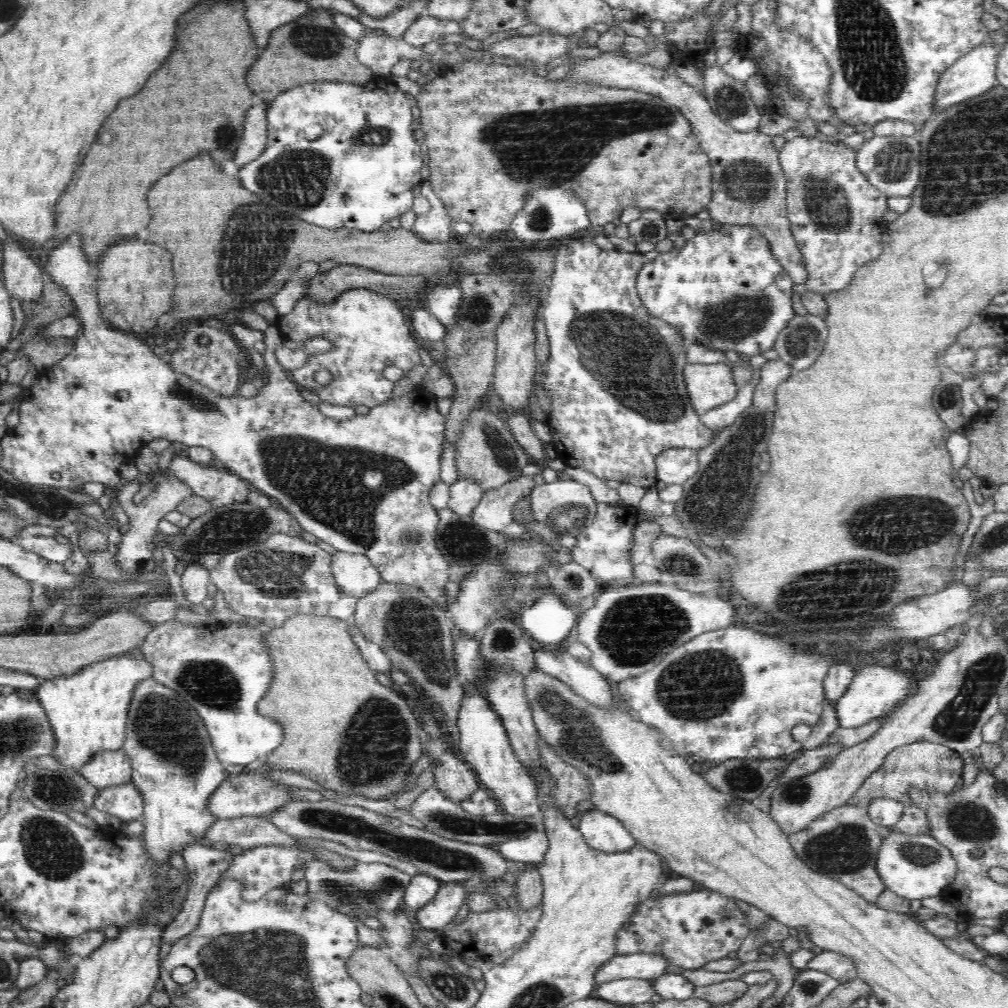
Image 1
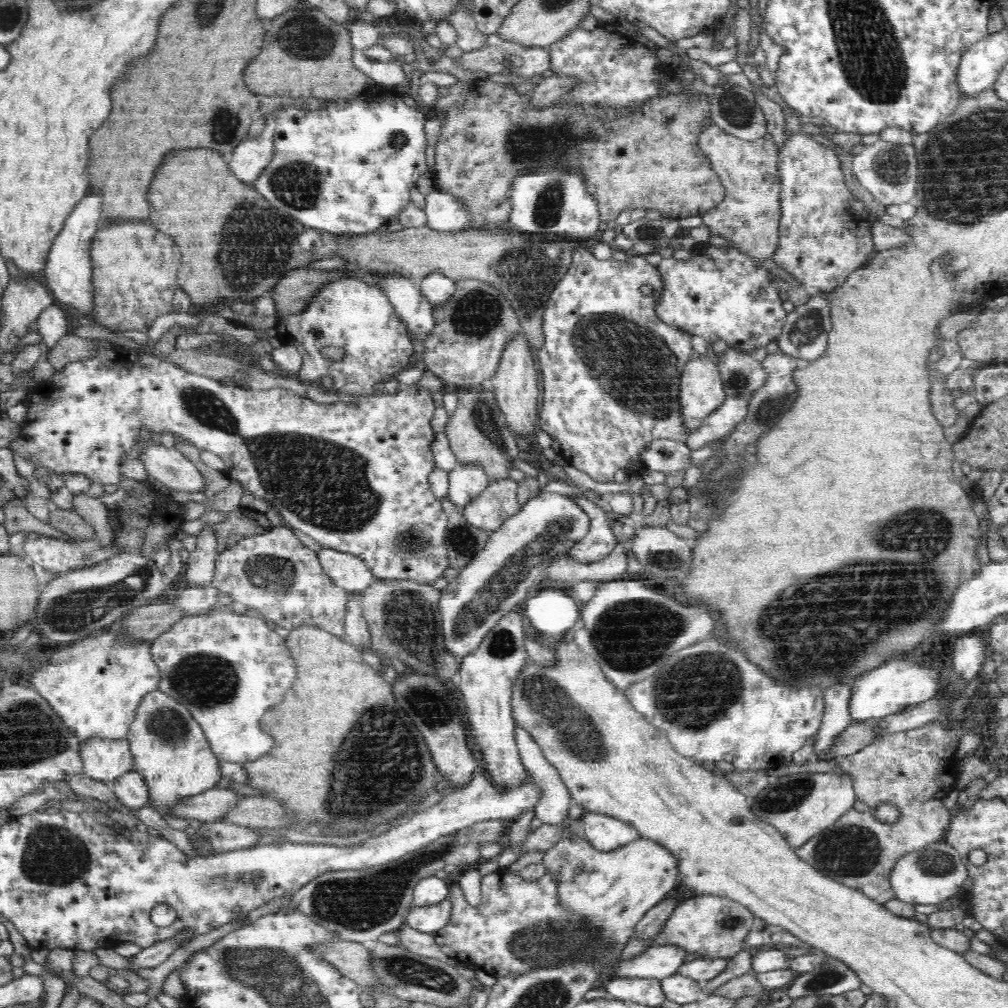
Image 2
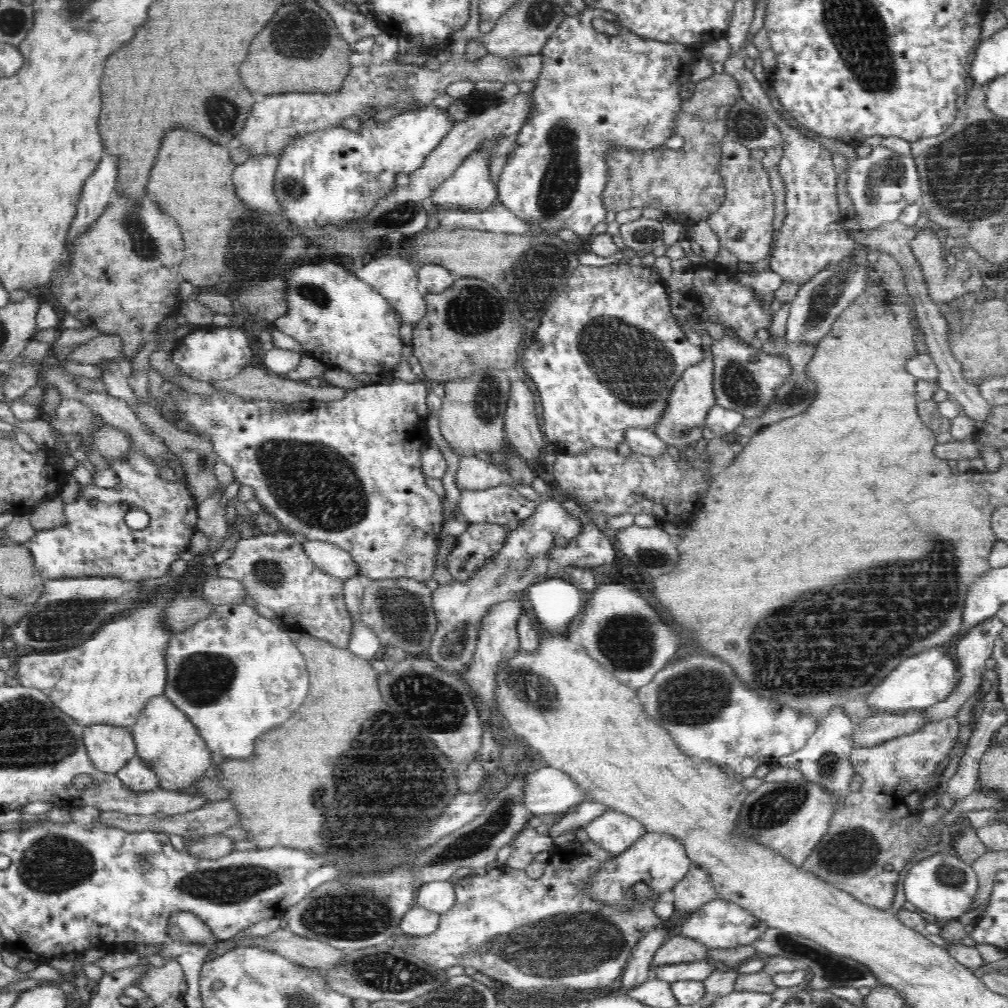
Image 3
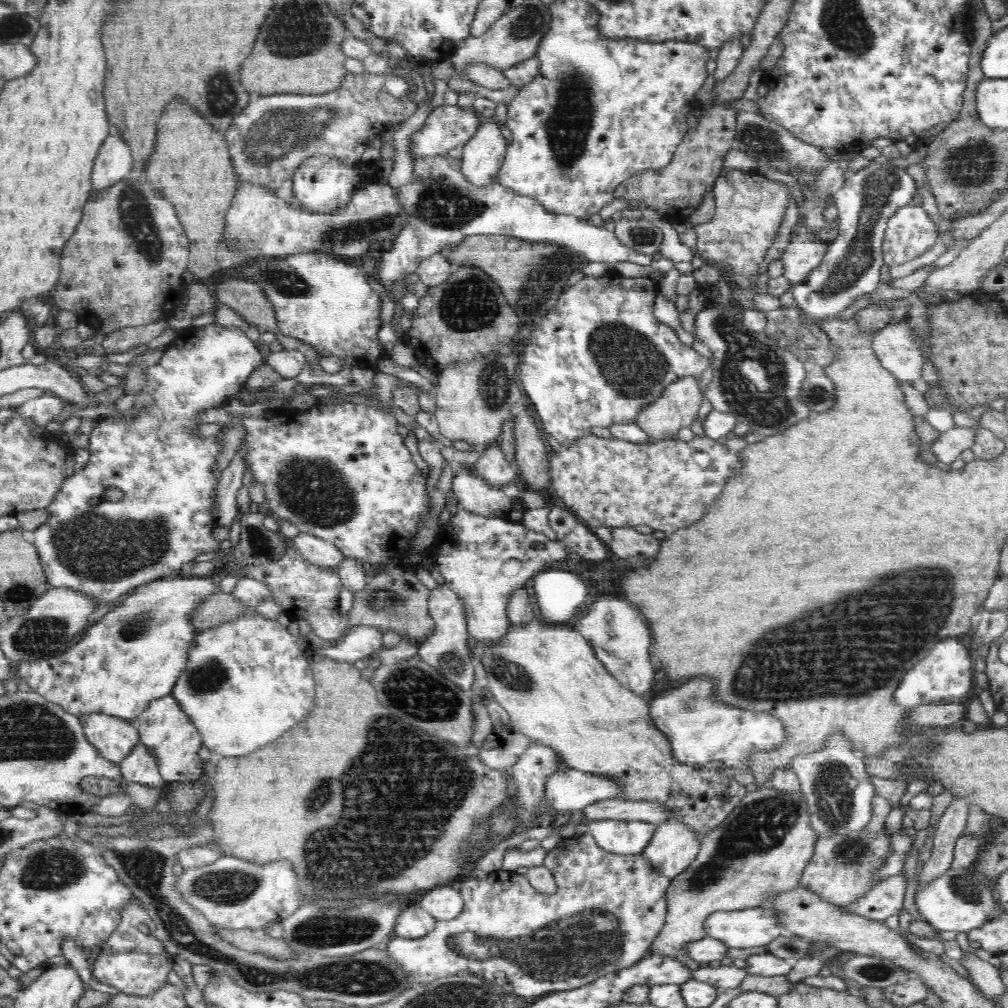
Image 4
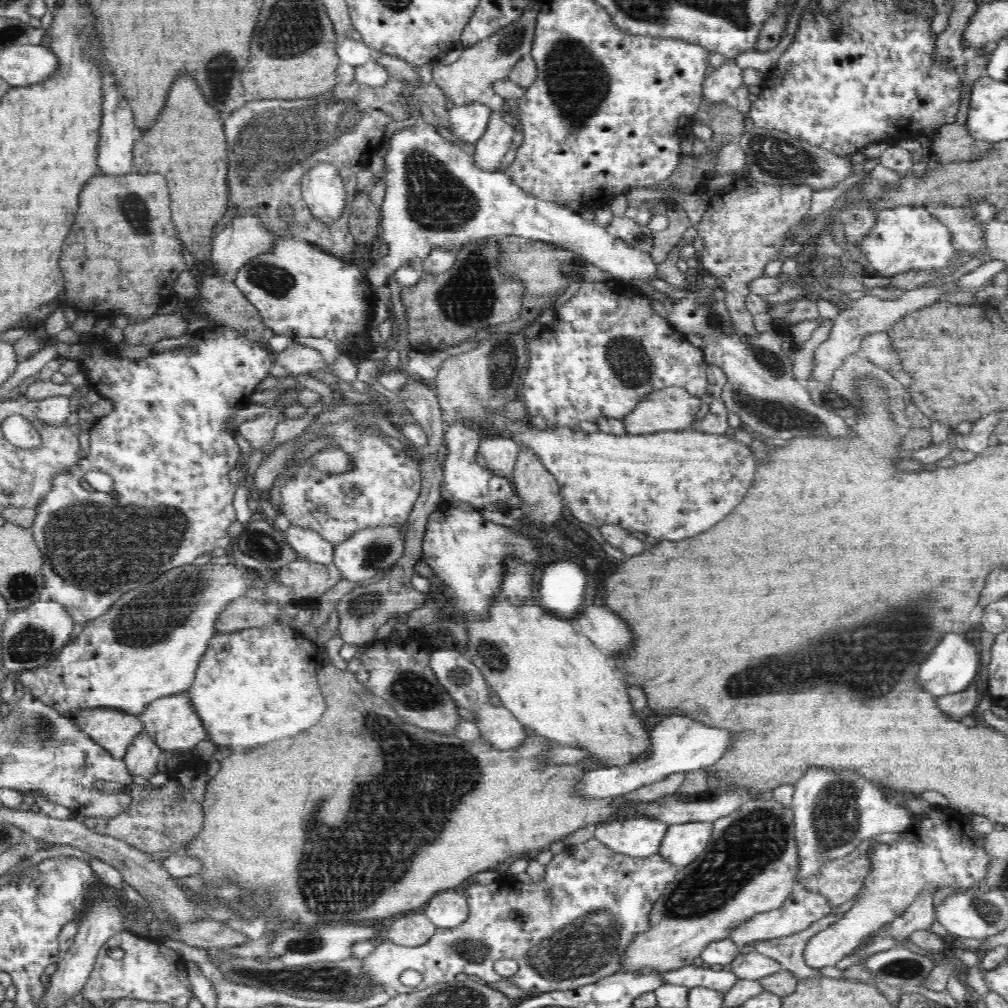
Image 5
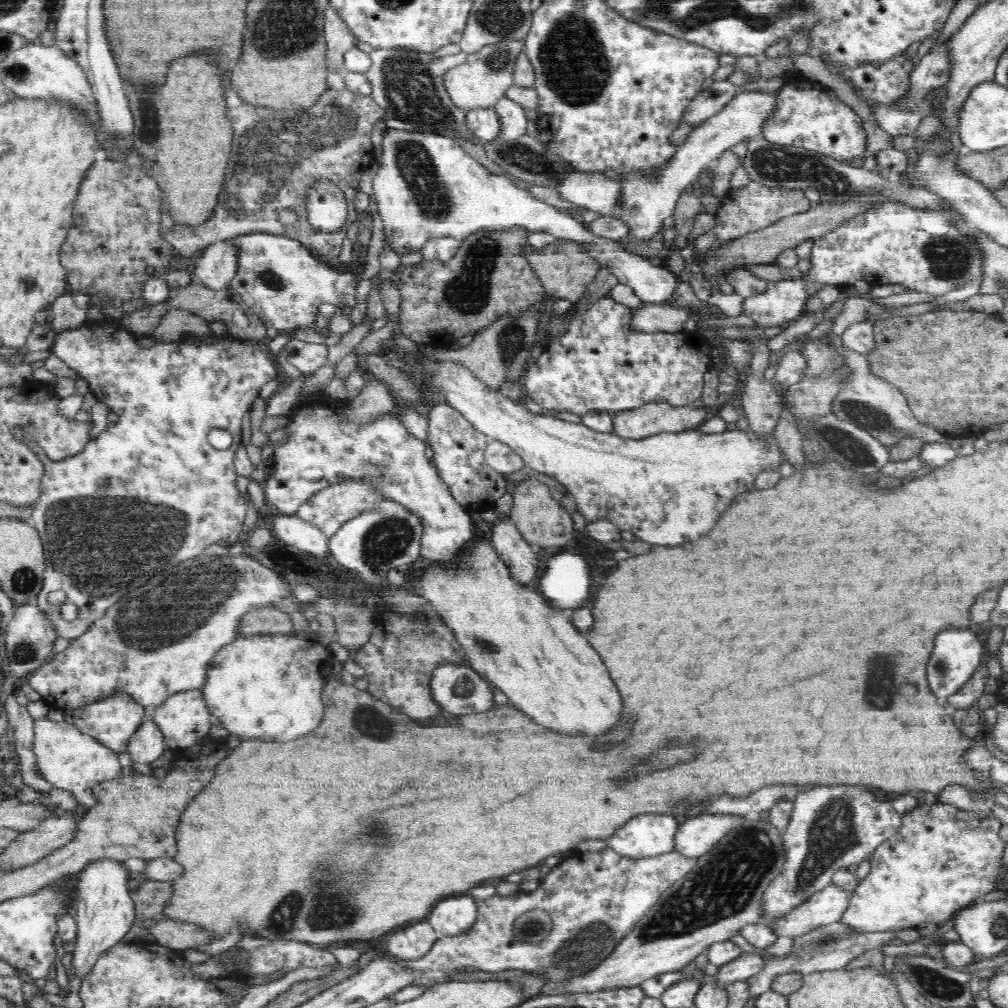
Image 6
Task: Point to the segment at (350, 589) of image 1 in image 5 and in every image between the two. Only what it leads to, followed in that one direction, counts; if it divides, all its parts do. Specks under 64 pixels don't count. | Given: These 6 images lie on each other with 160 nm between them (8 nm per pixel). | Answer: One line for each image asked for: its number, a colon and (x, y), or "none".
2: (349, 572)
3: (335, 561)
4: (318, 551)
5: (308, 544)

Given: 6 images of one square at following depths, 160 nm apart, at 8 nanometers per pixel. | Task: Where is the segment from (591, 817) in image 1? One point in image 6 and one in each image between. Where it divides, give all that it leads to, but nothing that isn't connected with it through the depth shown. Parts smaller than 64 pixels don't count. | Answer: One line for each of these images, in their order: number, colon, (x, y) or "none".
2: (604, 833)
3: (615, 832)
4: (616, 836)
5: (638, 837)
6: (647, 835)

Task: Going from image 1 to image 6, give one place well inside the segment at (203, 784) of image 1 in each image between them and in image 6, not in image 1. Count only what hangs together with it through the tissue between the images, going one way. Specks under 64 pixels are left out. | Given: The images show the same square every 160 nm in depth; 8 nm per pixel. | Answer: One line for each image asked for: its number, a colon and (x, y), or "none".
2: (170, 750)
3: (165, 738)
4: (164, 728)
5: (172, 721)
6: (184, 718)

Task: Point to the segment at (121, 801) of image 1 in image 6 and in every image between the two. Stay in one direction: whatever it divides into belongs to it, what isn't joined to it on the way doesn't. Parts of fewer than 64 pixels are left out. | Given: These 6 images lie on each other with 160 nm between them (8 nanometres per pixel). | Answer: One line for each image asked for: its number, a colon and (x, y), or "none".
2: (131, 790)
3: (135, 775)
4: (139, 766)
5: (141, 758)
6: (147, 744)

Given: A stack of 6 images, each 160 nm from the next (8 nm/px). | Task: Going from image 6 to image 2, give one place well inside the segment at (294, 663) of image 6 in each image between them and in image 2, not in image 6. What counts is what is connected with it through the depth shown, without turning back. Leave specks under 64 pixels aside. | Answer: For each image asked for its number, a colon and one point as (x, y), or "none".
2: (227, 669)
3: (237, 675)
4: (246, 682)
5: (252, 686)

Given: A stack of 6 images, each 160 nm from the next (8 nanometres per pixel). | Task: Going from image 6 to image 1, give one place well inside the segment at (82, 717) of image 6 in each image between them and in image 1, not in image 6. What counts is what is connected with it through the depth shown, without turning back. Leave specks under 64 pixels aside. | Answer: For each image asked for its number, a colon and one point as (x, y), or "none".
1: (105, 769)
2: (104, 760)
3: (109, 748)
4: (114, 737)
5: (115, 730)

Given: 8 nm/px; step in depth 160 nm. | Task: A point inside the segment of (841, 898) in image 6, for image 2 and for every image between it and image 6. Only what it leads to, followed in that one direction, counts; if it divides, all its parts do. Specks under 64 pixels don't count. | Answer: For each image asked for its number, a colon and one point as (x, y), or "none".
2: (715, 927)
3: (719, 923)
4: (758, 926)
5: (802, 909)

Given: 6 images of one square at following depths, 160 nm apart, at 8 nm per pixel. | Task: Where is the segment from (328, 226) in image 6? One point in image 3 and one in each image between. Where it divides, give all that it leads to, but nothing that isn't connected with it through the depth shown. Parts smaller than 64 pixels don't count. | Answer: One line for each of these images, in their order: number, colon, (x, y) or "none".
3: (335, 175)
4: (322, 184)
5: (322, 189)

